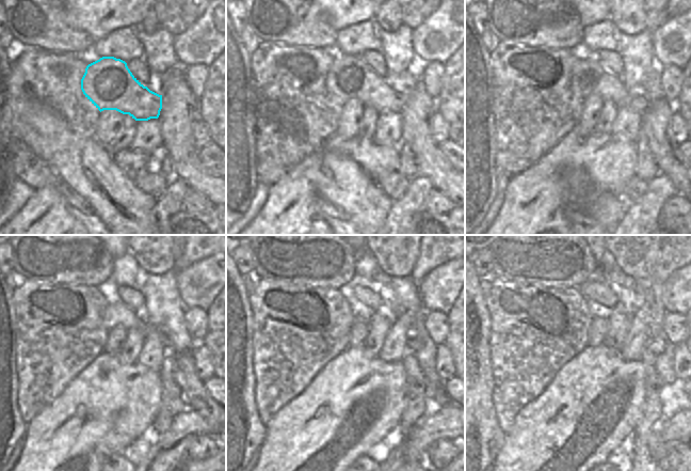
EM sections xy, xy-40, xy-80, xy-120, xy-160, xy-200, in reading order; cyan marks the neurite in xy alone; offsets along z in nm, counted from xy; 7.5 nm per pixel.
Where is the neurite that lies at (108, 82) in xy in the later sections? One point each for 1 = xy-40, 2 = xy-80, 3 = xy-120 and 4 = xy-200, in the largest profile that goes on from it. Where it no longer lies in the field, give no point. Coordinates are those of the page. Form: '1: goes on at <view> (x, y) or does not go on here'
1: goes on at xy-40 (349, 77)
2: goes on at xy-80 (589, 78)
3: goes on at xy-120 (116, 314)
4: goes on at xy-200 (657, 346)

